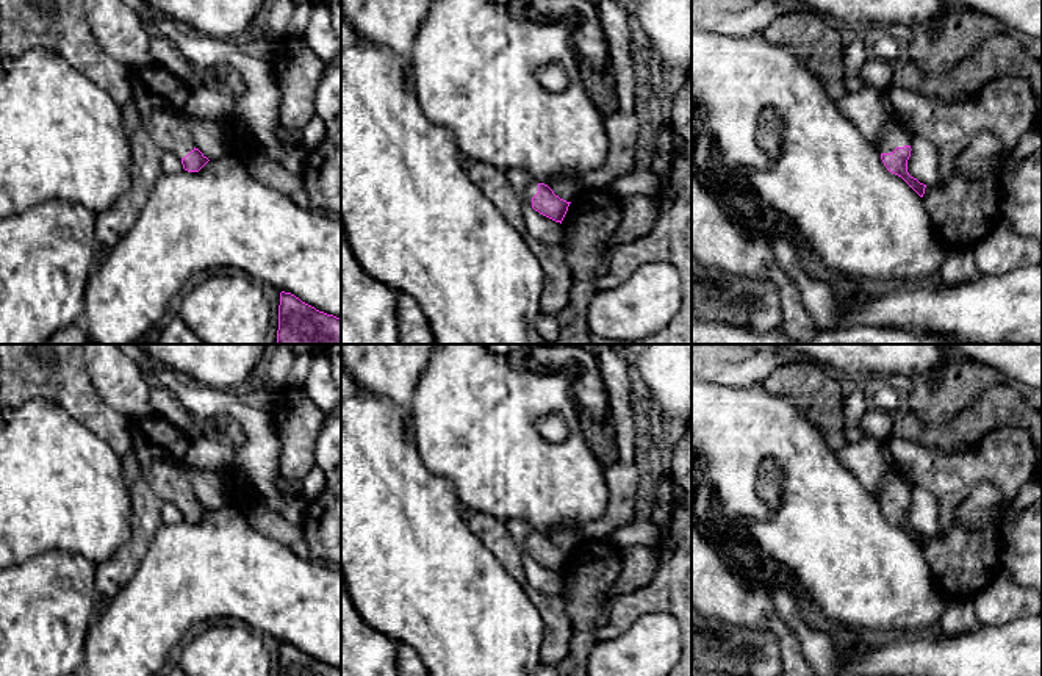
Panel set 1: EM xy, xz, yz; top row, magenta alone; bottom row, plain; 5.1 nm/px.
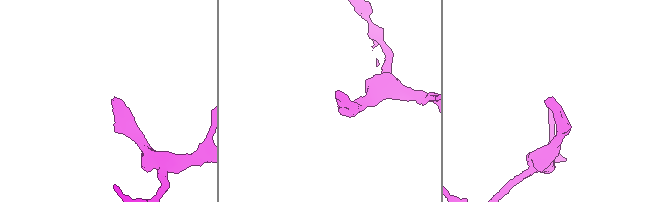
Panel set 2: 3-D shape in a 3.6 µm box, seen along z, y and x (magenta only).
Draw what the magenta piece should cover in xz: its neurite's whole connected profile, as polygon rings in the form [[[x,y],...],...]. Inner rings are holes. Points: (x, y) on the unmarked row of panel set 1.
[[[532,532],[524,541],[524,551],[540,565],[560,573],[563,571],[571,552],[554,545],[554,541],[538,532]]]

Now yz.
[[[893,469],[887,471],[879,482],[881,493],[878,501],[884,516],[889,523],[901,527],[920,548],[923,548],[926,535],[920,534],[907,523],[912,487]]]

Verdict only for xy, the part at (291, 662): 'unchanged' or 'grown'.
unchanged

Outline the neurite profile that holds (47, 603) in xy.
[[[49,551],[0,568],[0,676],[83,673],[86,634],[95,615],[95,565],[78,554]]]

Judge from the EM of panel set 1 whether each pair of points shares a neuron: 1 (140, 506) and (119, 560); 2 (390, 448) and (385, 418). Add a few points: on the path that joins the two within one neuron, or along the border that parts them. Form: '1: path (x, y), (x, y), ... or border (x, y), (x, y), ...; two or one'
1: path (140, 520), (140, 540), (133, 546); one
2: path (385, 440), (385, 426); one

